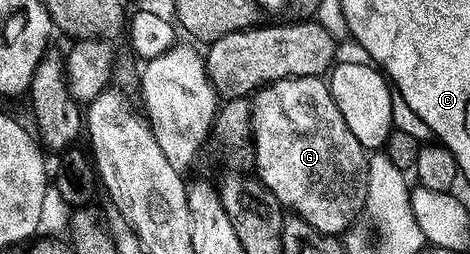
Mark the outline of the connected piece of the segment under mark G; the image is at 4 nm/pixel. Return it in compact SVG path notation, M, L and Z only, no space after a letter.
M318 76L276 80L255 93L252 103L254 174L273 201L288 209L320 233L343 235L363 213L368 157L366 149L349 130L331 94L329 83Z

